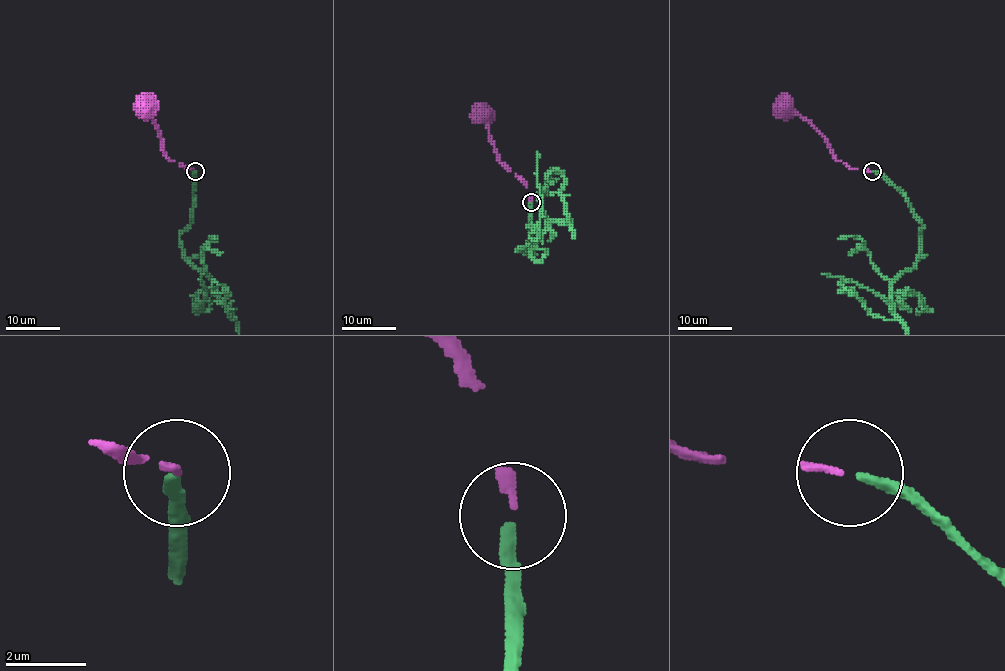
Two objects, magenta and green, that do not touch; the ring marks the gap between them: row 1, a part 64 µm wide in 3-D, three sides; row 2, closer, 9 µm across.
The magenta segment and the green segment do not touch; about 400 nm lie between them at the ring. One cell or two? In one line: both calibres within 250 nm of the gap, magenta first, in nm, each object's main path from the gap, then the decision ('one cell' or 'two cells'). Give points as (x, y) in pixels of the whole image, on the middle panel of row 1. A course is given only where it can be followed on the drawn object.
200/240 nm | magenta via (531, 201), (523, 182), (500, 162), (482, 113) | one cell

